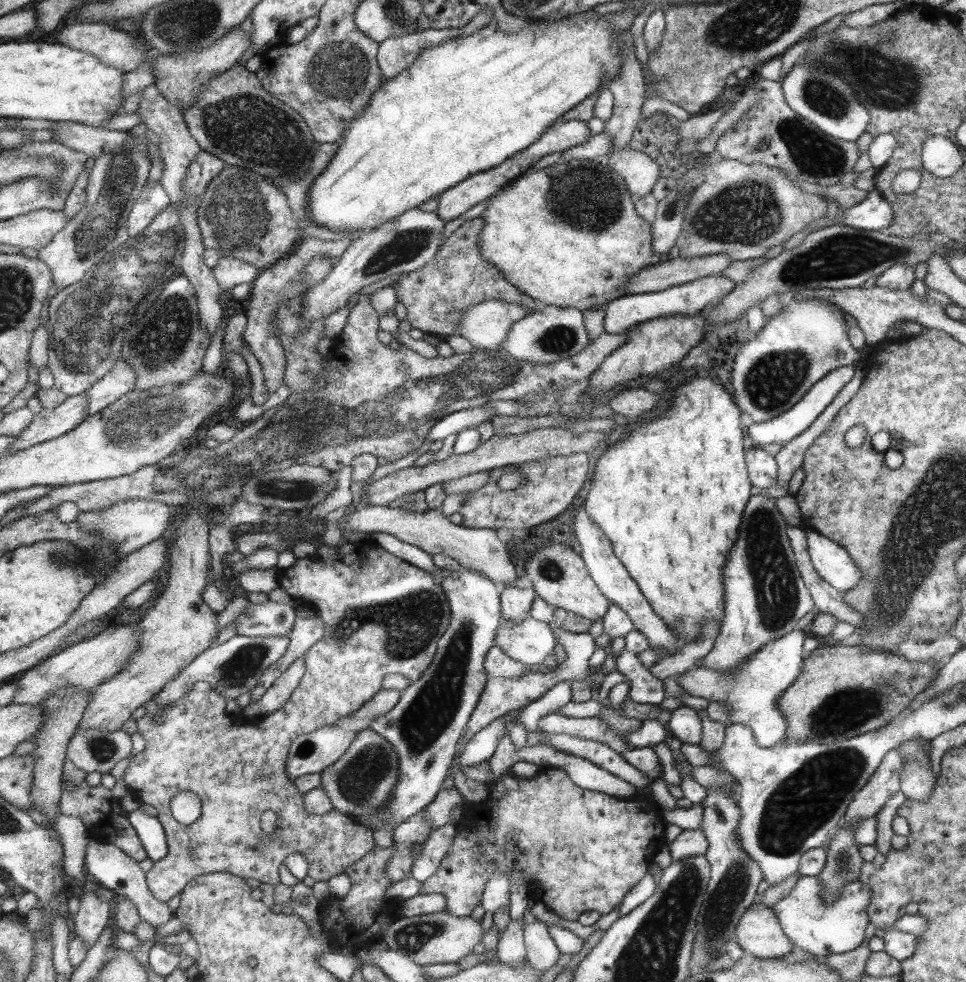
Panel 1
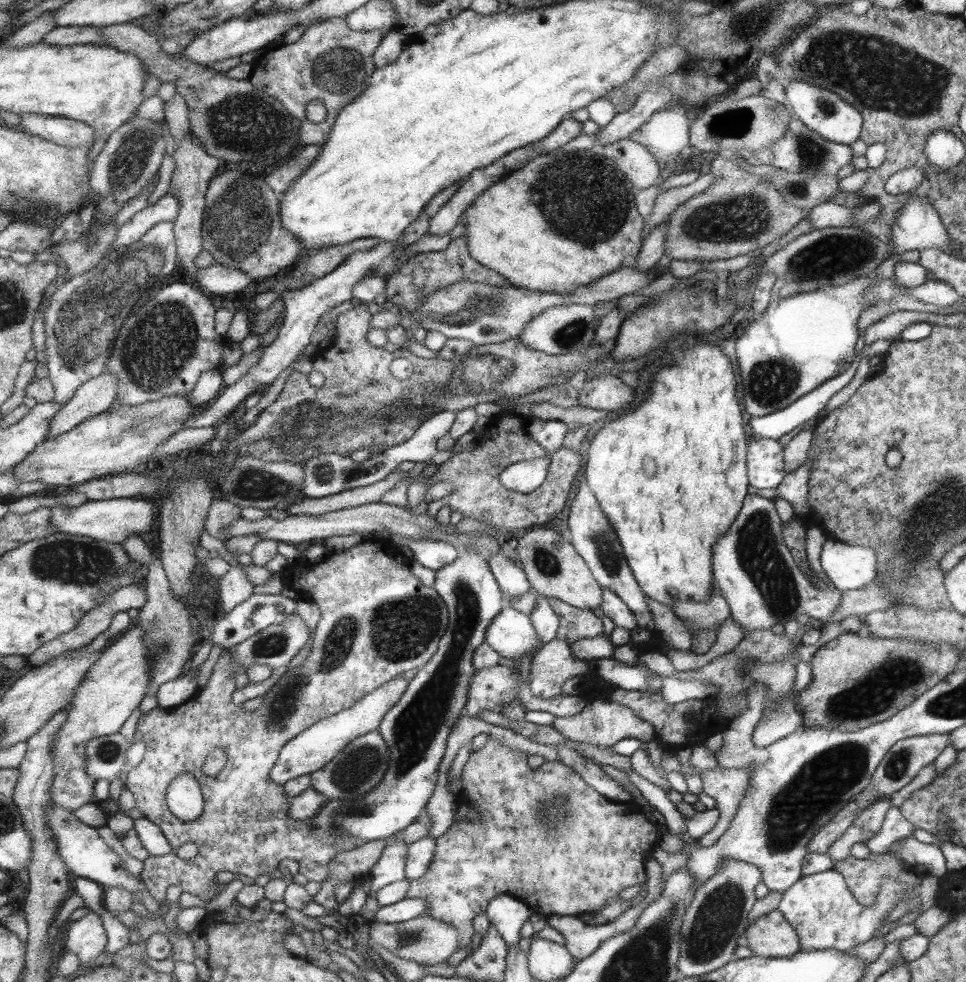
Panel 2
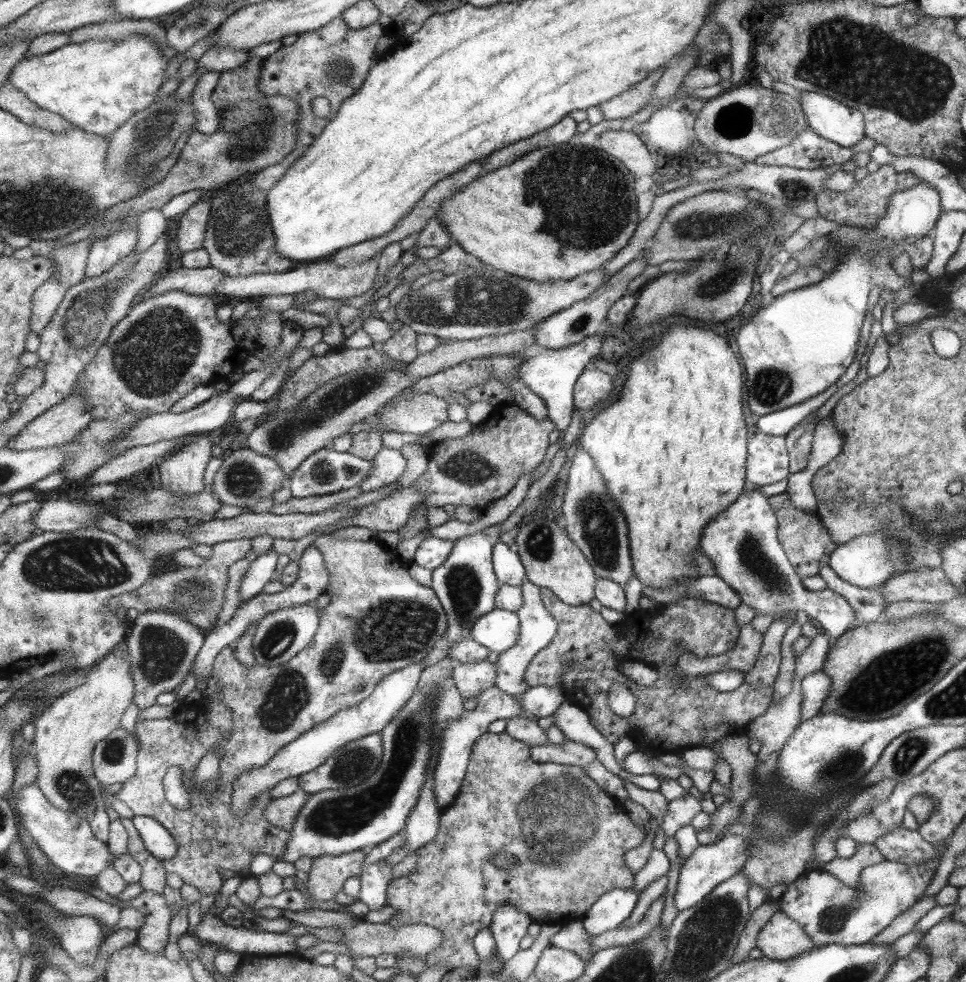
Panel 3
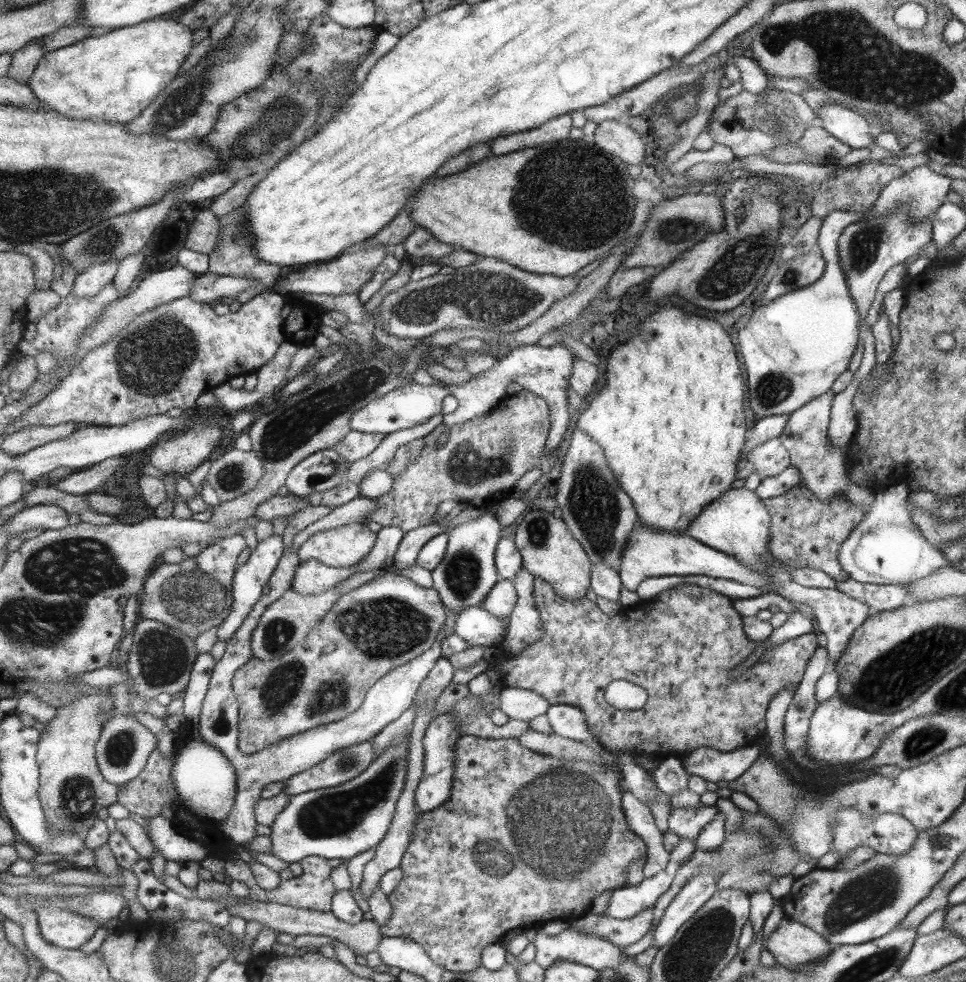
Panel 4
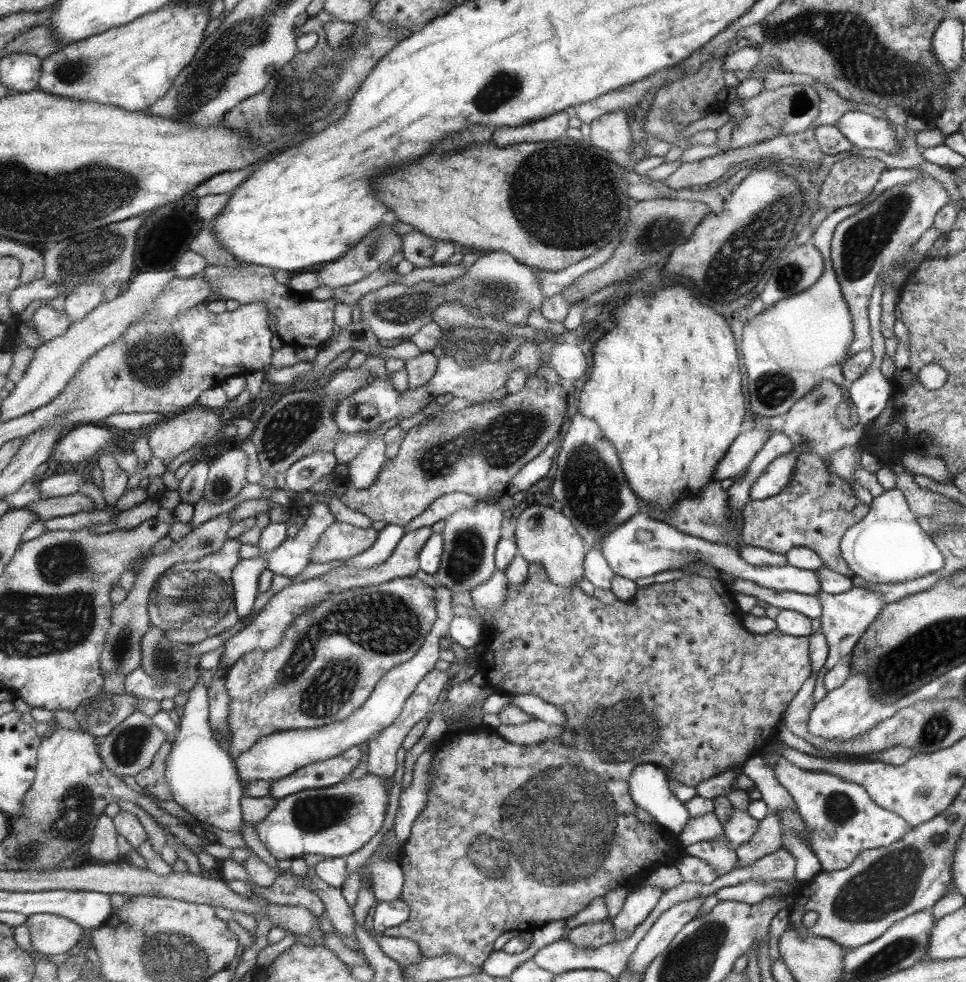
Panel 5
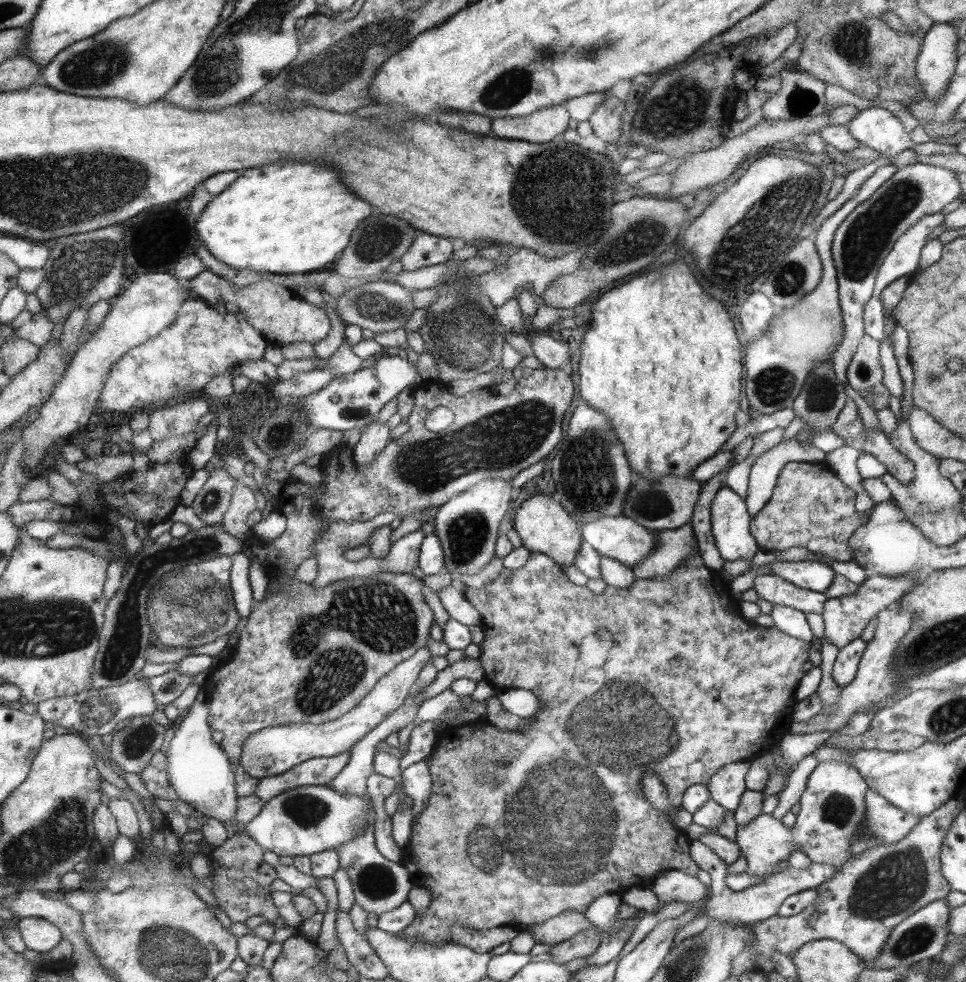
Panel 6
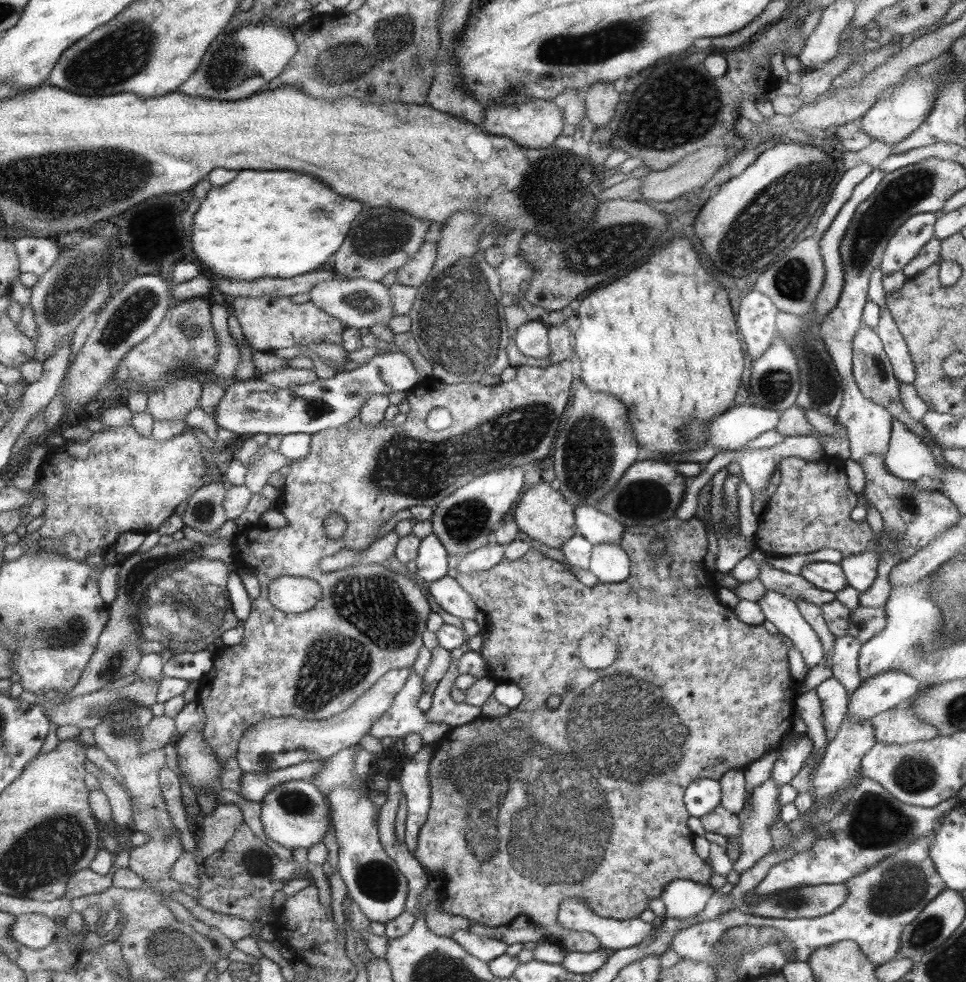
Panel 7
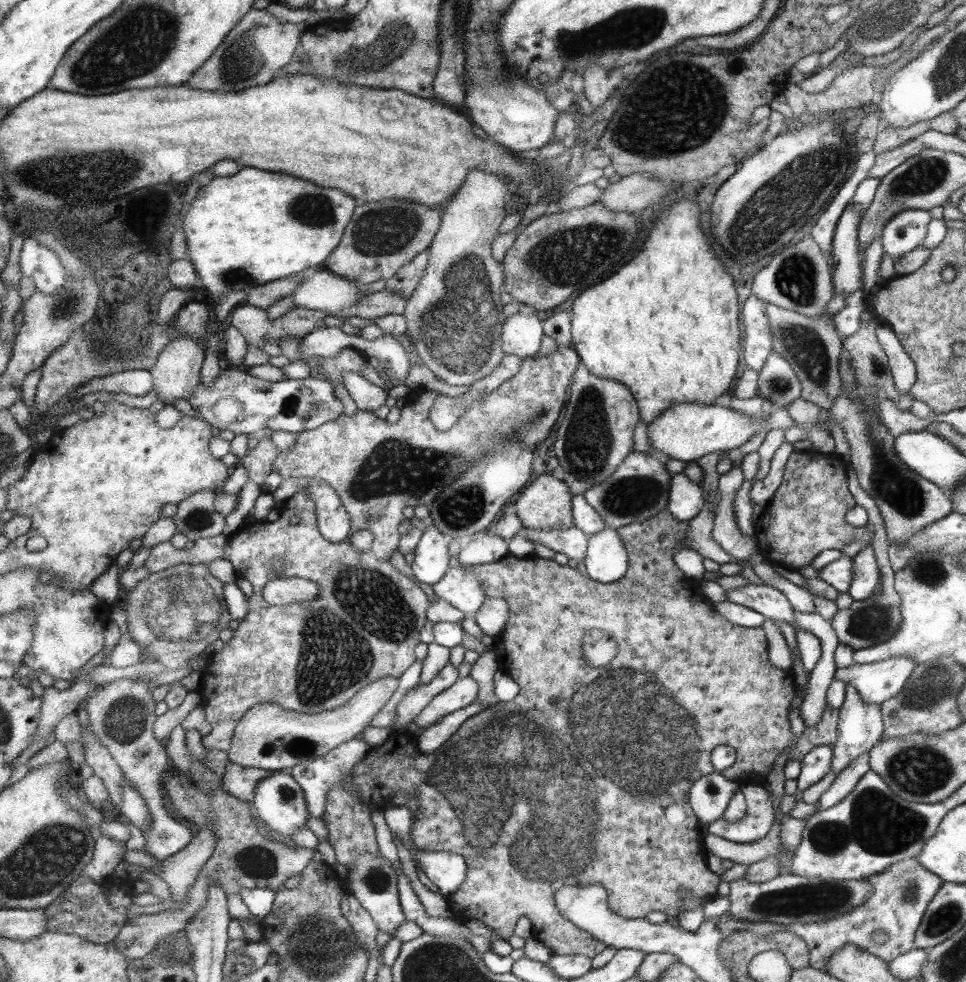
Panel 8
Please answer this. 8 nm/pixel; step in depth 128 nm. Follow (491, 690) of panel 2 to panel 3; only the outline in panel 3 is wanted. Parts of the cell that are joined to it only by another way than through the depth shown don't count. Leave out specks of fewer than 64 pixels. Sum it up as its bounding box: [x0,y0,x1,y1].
[450,660,496,700]

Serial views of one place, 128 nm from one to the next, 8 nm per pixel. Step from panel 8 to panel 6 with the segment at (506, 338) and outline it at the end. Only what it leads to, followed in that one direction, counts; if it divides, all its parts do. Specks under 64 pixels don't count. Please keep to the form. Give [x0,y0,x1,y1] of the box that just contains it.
[524,329,571,369]

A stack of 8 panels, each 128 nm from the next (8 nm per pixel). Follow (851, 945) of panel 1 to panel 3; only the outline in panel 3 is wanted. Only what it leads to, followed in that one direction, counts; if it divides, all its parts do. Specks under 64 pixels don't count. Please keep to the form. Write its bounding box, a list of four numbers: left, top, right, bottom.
[778,842,949,947]

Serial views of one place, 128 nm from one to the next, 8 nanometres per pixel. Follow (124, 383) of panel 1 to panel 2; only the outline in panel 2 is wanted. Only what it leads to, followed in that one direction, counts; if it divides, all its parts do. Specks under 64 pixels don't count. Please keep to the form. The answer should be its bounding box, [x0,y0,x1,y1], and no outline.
[48,373,119,439]

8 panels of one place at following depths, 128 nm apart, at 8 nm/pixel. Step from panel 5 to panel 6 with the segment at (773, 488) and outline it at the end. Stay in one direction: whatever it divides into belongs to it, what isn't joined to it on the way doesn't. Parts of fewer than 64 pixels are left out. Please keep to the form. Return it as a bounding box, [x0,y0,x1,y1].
[745,438,825,517]

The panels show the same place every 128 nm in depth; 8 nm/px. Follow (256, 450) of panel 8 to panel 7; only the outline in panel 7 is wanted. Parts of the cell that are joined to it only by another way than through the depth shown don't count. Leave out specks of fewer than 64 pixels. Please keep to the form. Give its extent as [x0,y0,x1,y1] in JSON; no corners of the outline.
[244,446,287,494]

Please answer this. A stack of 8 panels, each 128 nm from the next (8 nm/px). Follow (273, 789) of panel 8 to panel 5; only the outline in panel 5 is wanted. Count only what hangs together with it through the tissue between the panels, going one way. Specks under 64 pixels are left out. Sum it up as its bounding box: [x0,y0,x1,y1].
[164,681,389,861]

